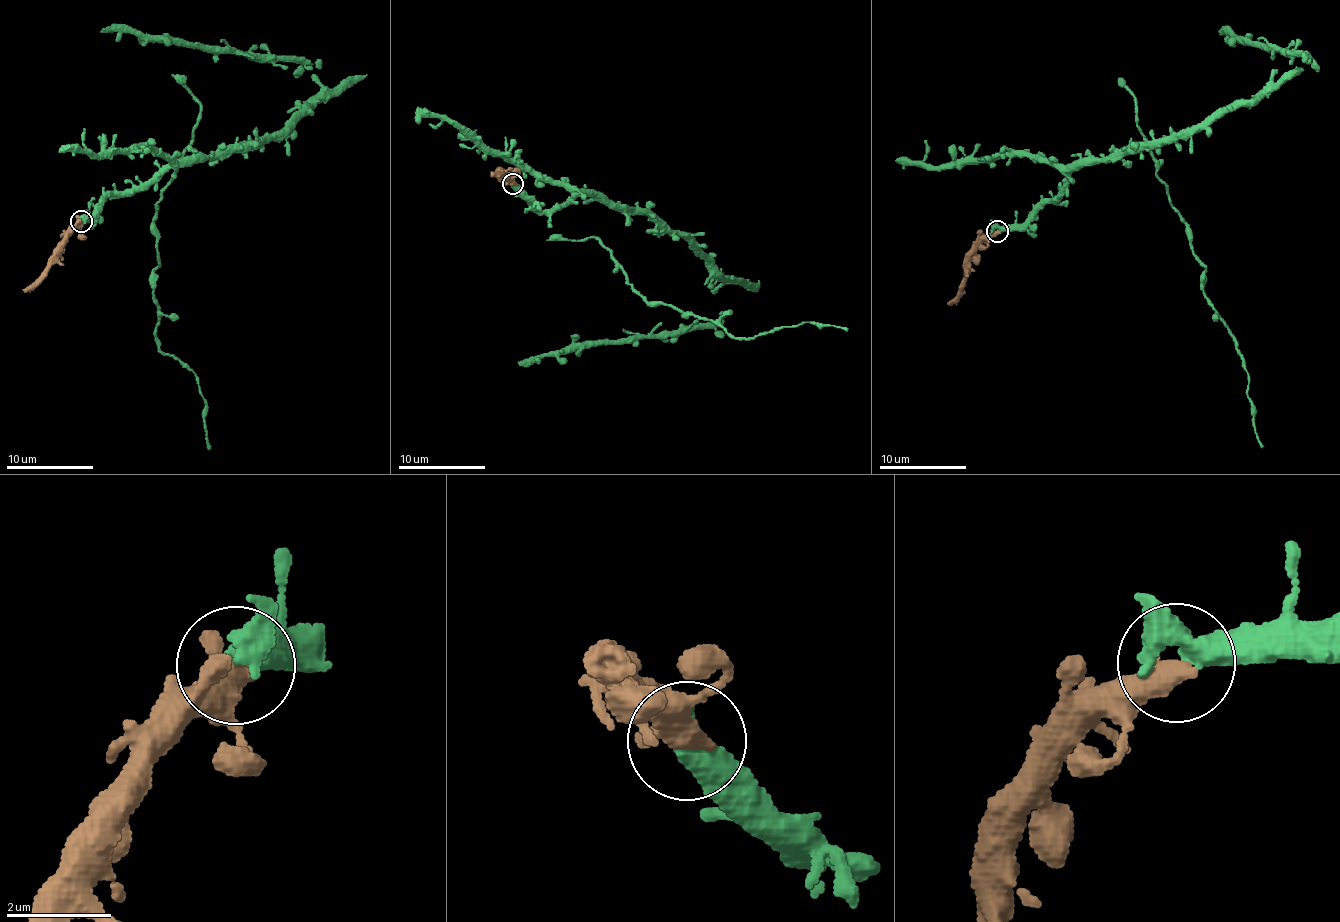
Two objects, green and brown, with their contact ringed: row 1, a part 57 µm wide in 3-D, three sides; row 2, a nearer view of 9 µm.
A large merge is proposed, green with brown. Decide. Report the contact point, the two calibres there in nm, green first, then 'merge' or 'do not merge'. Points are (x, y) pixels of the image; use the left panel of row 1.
(81, 221) | 360/550 nm | merge

